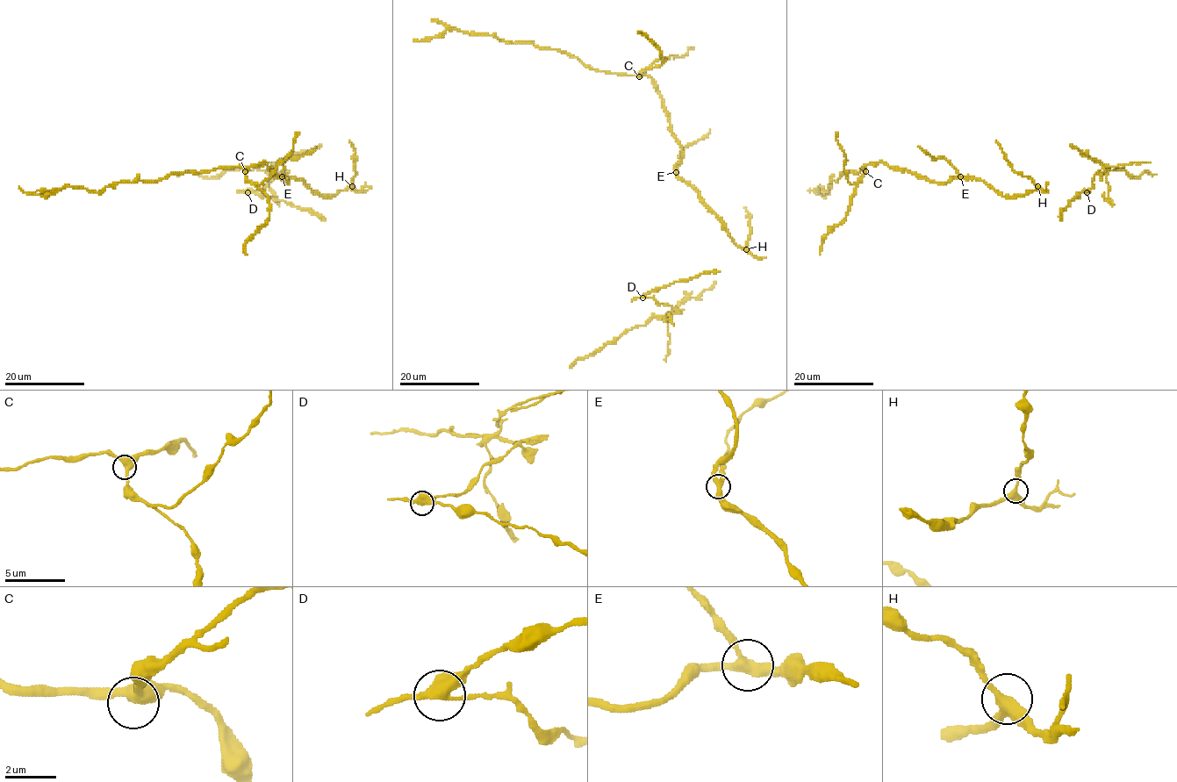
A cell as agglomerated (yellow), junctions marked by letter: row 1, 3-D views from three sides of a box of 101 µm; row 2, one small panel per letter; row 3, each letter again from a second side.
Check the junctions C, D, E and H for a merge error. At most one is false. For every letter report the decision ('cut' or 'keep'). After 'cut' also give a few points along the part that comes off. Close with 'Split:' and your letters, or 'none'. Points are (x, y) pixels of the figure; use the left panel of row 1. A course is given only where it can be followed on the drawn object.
C: keep
D: cut | (247, 193), (261, 190), (281, 172), (226, 168), (218, 175), (210, 178), (203, 178), (194, 172), (175, 174)
E: keep
H: keep
Split: D

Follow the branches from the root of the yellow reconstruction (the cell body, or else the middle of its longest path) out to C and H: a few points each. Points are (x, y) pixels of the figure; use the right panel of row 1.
C: (966, 179), (952, 178), (947, 182), (933, 182), (883, 162), (869, 162), (864, 167), (865, 171)
H: (966, 179), (981, 180), (1003, 196), (1023, 196), (1037, 186)

